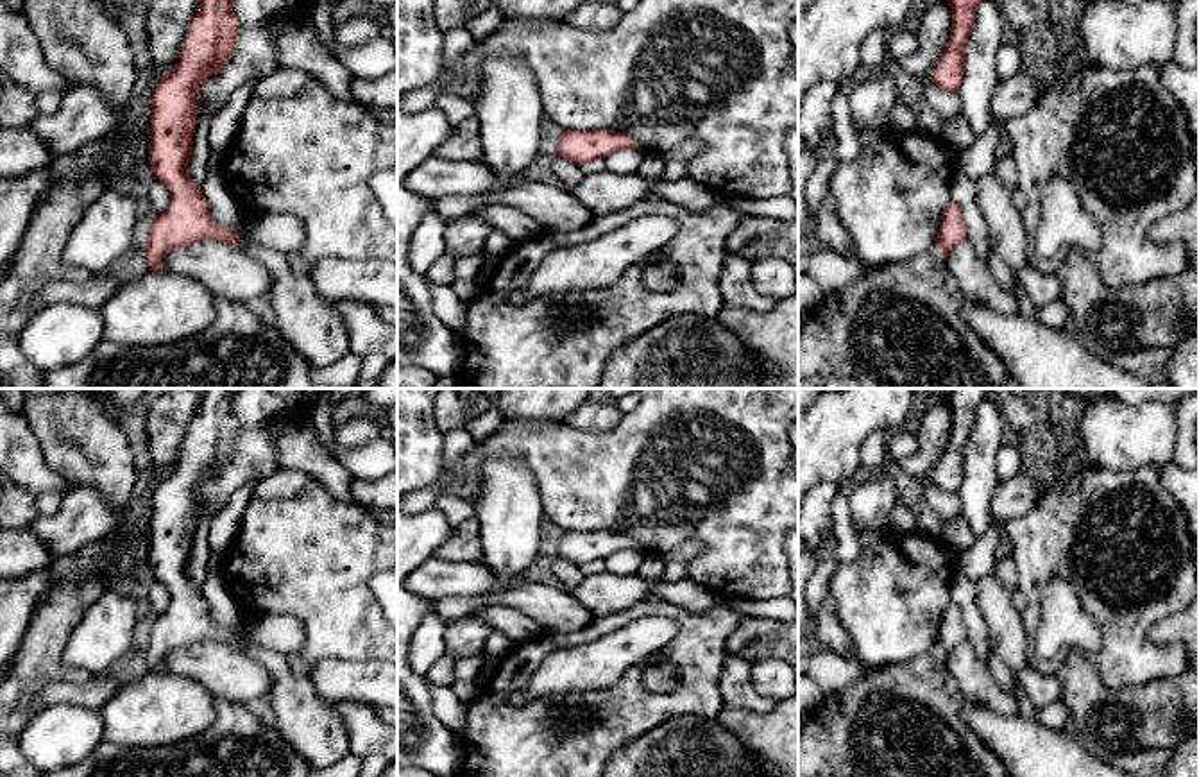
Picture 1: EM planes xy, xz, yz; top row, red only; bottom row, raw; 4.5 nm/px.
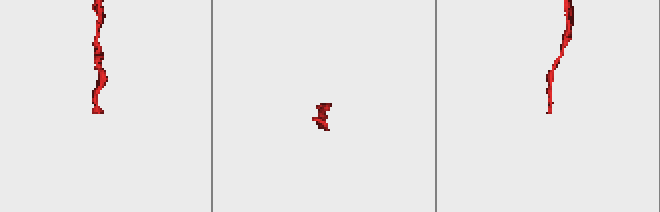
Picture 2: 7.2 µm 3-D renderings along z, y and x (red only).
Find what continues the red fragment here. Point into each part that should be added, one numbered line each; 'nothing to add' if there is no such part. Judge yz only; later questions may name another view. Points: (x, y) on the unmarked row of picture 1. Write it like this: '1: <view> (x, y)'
1: yz (902, 720)

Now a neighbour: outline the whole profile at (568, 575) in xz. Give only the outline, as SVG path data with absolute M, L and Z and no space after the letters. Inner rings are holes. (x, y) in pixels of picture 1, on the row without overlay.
M553 557L546 562L546 576L569 593L573 593L585 578L576 564L562 557Z

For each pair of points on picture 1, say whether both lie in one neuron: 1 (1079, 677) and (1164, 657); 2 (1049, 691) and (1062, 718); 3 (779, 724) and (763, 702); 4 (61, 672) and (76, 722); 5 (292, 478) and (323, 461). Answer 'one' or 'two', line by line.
1: two
2: two
3: two
4: two
5: two

